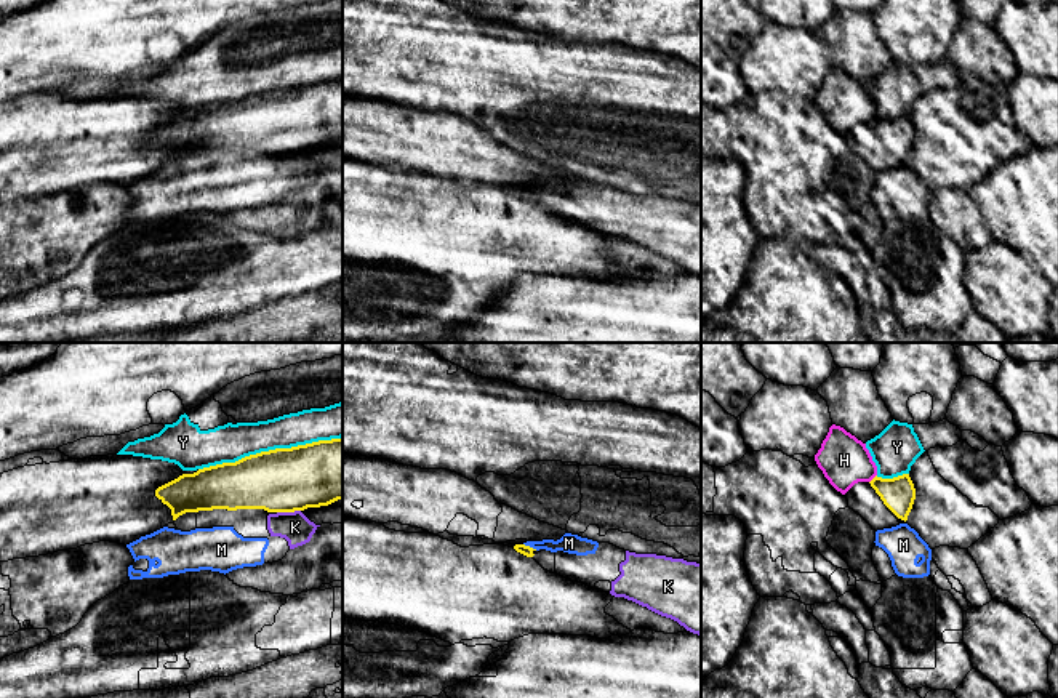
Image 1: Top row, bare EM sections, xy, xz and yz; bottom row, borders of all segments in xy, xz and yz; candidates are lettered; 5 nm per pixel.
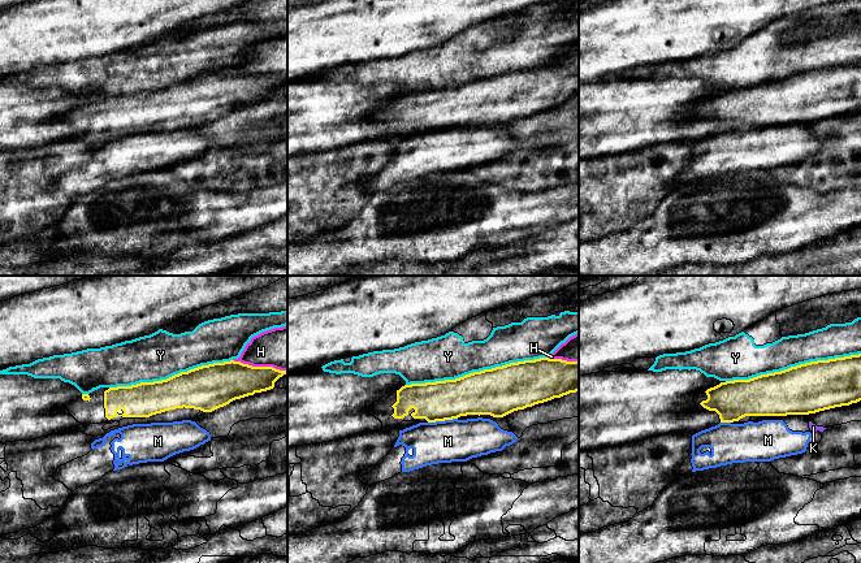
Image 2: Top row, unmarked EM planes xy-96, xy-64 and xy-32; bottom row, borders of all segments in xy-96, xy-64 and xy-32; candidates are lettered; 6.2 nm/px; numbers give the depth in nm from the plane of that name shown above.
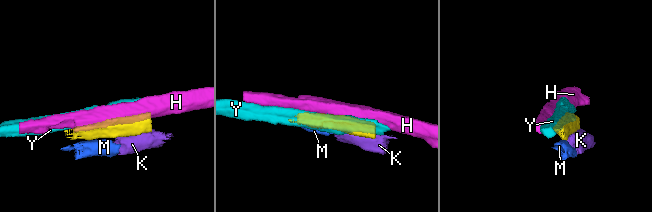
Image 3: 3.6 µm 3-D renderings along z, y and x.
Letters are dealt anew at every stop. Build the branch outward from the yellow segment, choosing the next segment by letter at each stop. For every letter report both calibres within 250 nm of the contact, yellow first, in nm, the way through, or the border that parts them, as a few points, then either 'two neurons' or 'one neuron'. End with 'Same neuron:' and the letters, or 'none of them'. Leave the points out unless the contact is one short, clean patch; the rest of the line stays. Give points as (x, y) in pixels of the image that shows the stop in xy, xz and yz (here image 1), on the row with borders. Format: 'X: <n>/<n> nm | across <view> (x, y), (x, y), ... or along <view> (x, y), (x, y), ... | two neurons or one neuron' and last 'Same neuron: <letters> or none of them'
H: 170/260 nm | two neurons
K: 320/160 nm | two neurons
M: 50/100 nm | along xz (524, 543), (537, 549) | two neurons
Y: 320/190 nm | two neurons
Same neuron: none of them

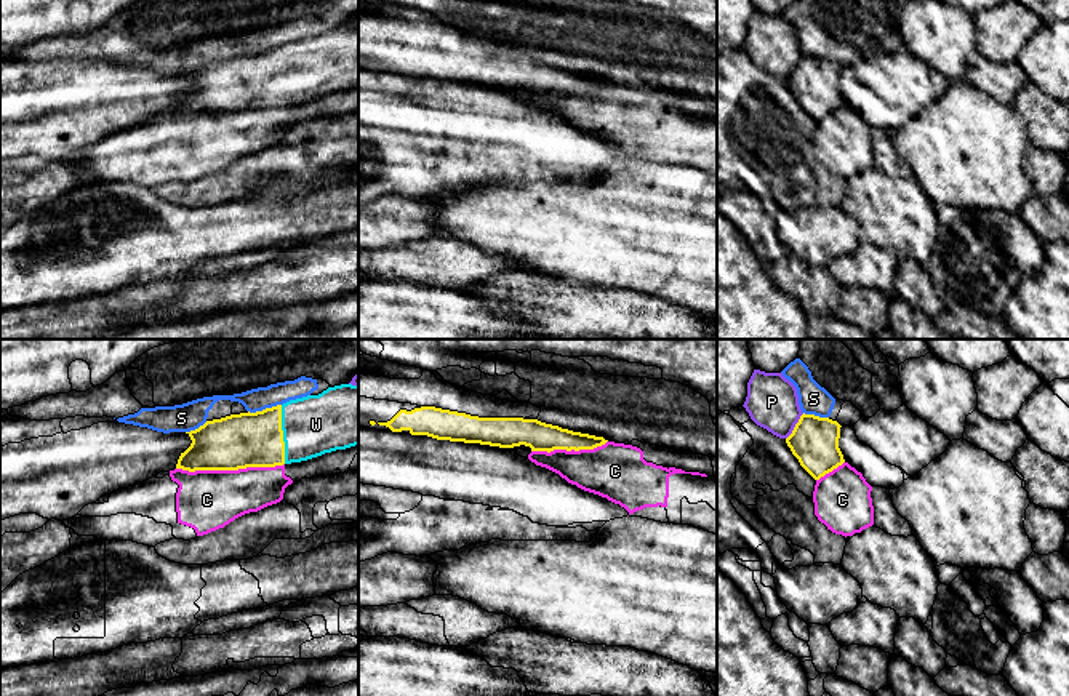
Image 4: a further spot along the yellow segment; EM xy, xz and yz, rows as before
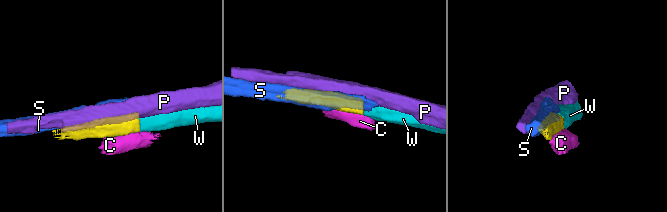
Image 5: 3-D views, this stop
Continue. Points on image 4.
C: 280/300 nm | two neurons
P: 240/260 nm | two neurons
S: 280/120 nm | two neurons
W: 280/300 nm | across xy (242, 440), (268, 439), (282, 434), (316, 424) | one neuron
Same neuron: W

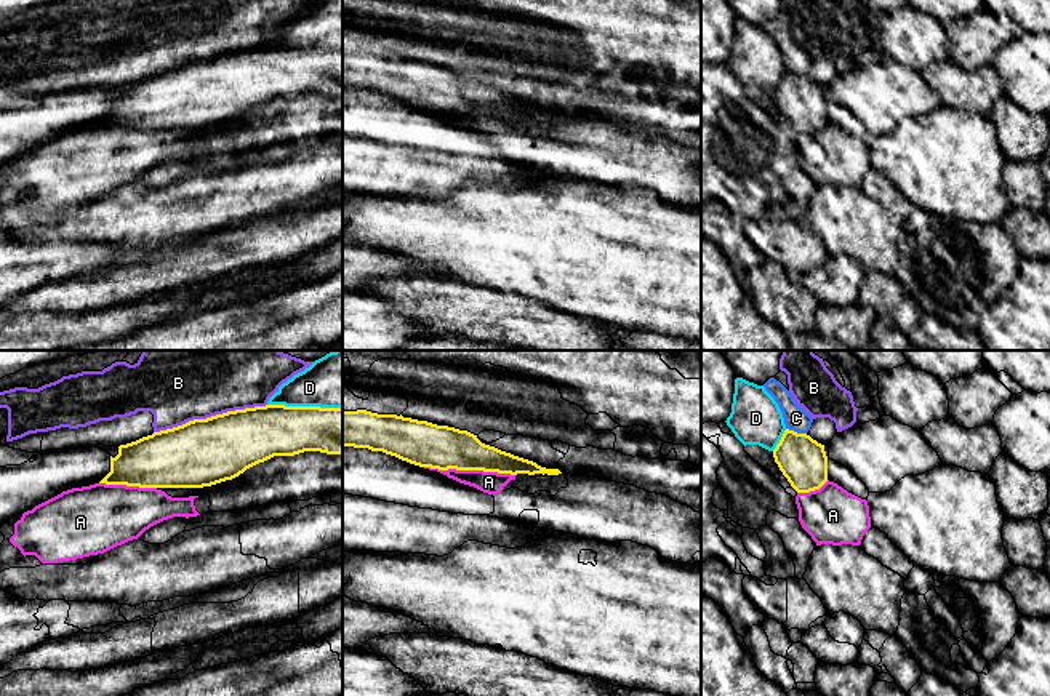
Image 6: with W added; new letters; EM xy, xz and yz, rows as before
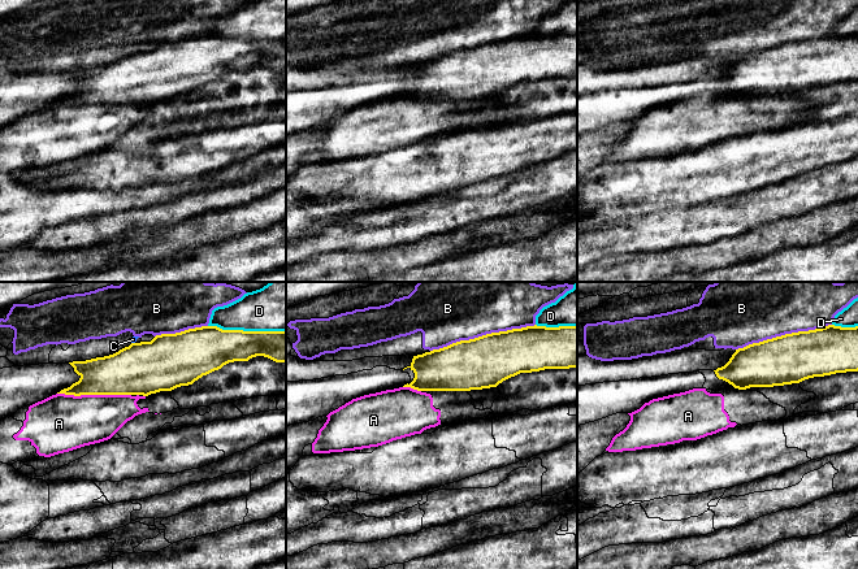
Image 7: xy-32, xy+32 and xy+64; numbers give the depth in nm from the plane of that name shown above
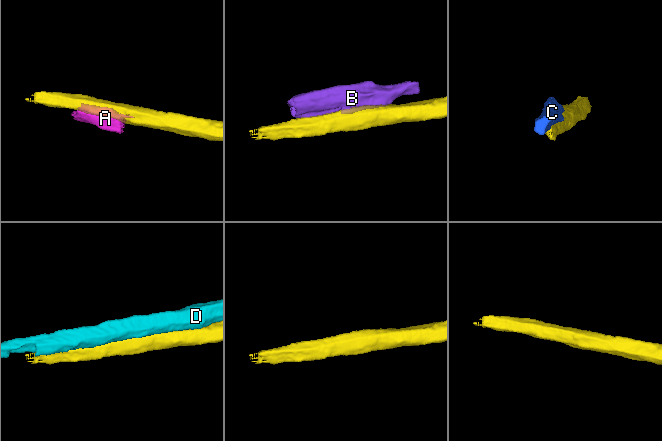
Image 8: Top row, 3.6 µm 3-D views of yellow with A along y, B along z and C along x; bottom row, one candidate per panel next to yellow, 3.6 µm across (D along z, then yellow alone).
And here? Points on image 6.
A: 220/110 nm | two neurons
B: 340/500 nm | two neurons
C: 240/120 nm | two neurons
D: 260/280 nm | two neurons
Same neuron: none of them

